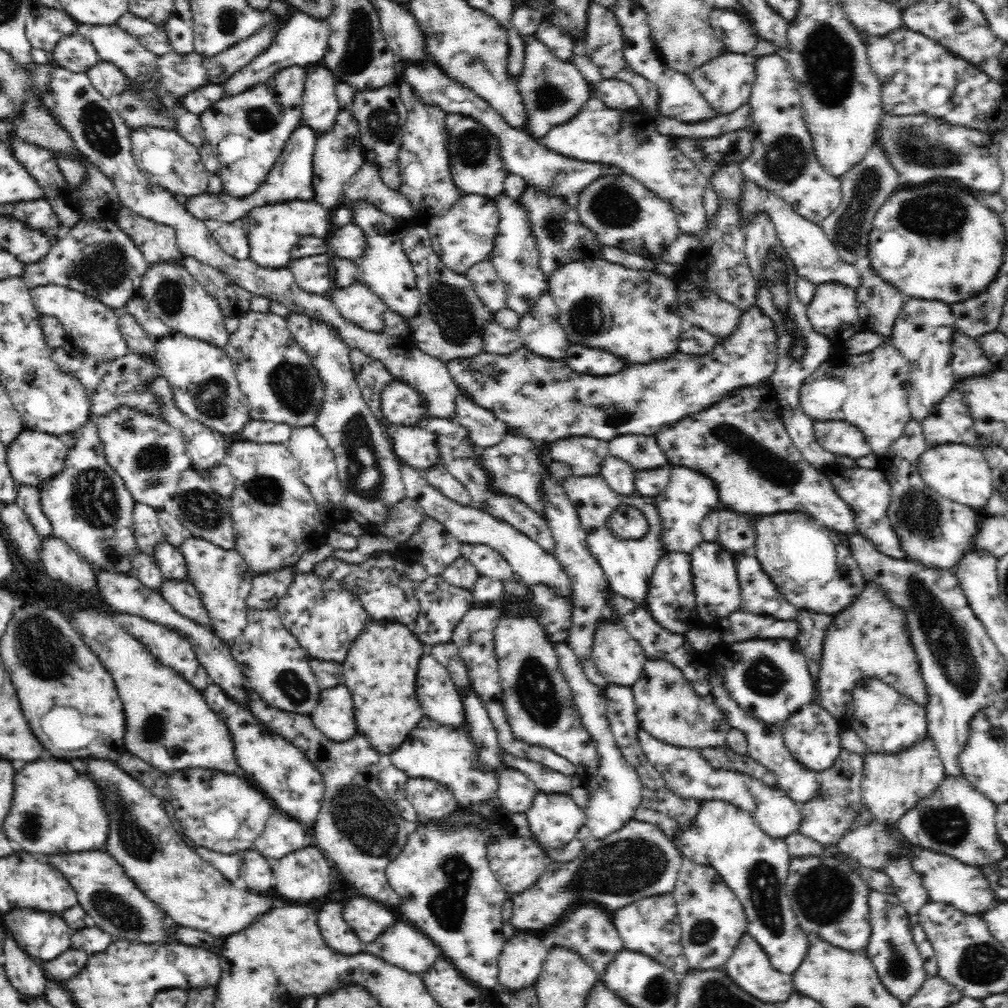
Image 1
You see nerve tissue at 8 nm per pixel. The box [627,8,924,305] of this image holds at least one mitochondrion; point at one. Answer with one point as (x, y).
(829, 60)

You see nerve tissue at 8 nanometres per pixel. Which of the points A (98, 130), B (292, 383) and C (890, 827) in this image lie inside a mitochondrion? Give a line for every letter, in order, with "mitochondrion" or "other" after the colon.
A: mitochondrion
B: mitochondrion
C: other

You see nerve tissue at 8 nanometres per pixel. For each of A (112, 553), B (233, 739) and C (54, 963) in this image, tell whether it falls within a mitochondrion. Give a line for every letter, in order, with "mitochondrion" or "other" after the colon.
A: mitochondrion
B: other
C: other

